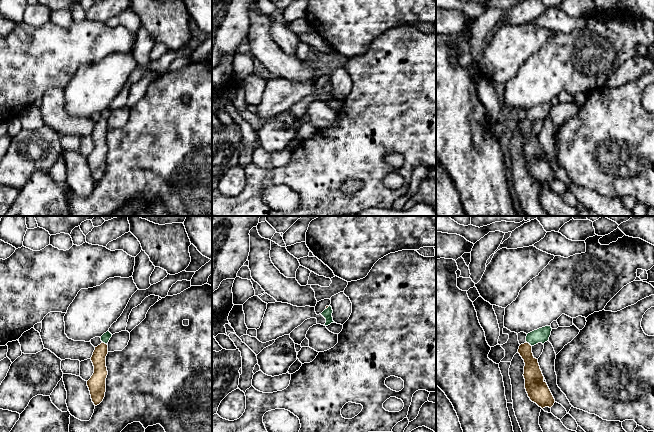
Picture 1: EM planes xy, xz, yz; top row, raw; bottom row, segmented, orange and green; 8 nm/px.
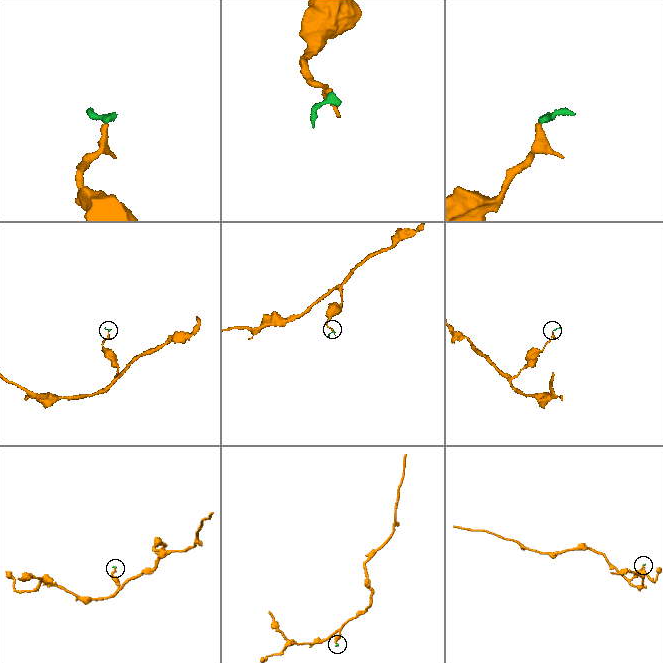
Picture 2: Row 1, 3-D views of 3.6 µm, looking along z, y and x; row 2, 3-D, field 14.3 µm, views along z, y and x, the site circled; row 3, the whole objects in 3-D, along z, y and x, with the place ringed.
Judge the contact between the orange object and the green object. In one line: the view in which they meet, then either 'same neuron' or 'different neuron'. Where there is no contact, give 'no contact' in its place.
yz | same neuron

